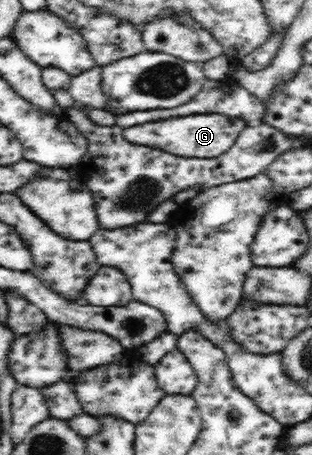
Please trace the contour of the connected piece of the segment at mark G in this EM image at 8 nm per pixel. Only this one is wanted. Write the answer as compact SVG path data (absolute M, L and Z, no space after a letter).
M194 114L194 116L168 118L160 122L126 128L124 138L132 144L152 144L152 146L166 148L166 152L172 152L176 156L208 159L228 152L236 142L238 135L247 126L248 124L241 119L230 118L222 114Z

